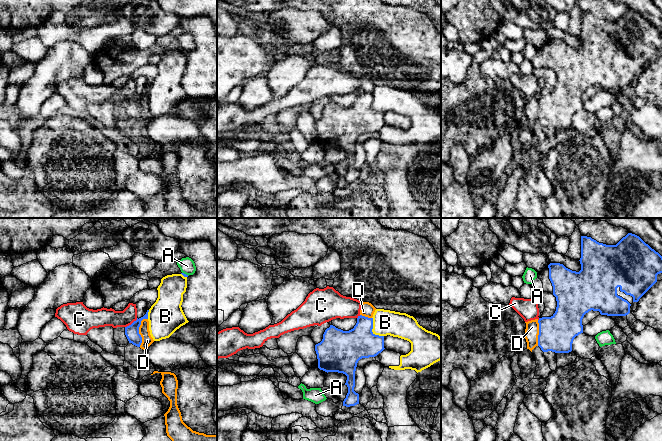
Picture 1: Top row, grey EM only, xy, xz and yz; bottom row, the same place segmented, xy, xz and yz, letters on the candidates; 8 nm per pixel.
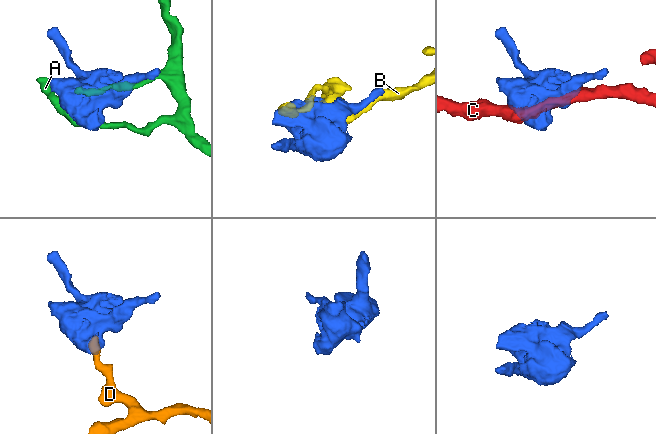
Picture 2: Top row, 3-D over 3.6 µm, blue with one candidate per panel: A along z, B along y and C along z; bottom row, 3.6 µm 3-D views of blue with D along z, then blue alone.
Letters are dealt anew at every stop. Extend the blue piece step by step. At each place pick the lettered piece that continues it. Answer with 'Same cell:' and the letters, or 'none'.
Same cell: none

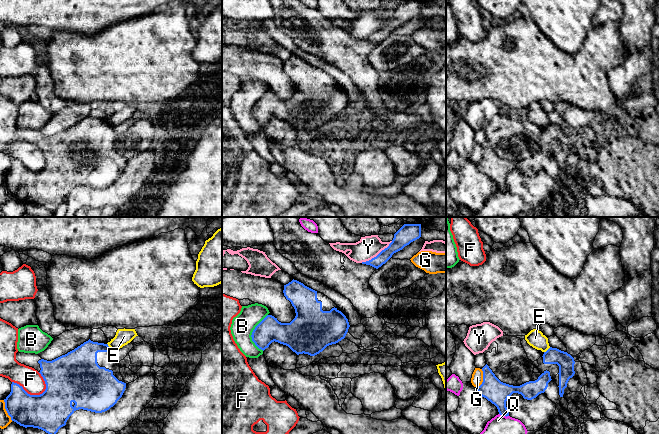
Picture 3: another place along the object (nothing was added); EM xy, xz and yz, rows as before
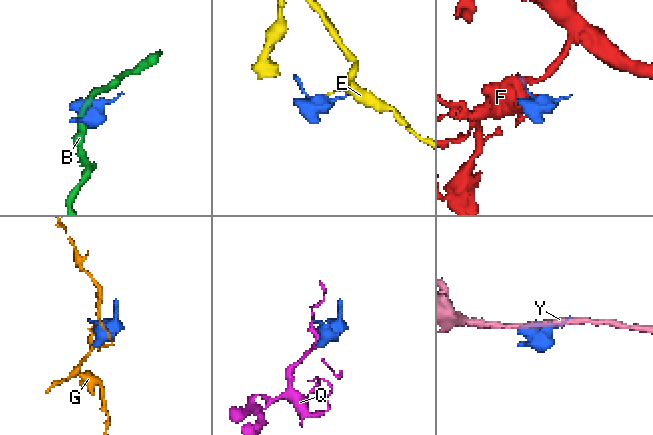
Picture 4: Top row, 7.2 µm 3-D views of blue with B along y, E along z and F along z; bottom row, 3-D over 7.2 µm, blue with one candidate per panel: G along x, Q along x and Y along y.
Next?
Same cell: none

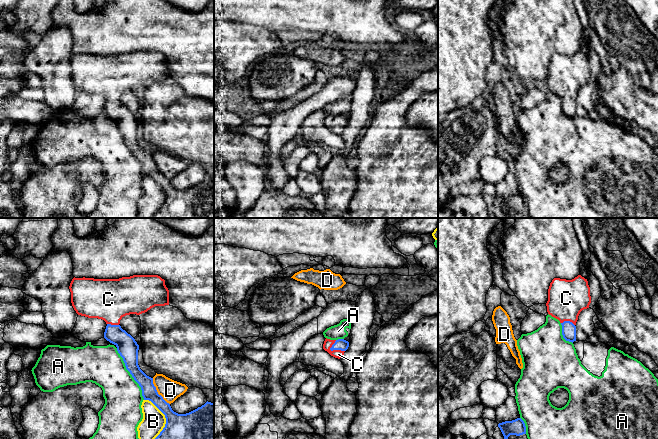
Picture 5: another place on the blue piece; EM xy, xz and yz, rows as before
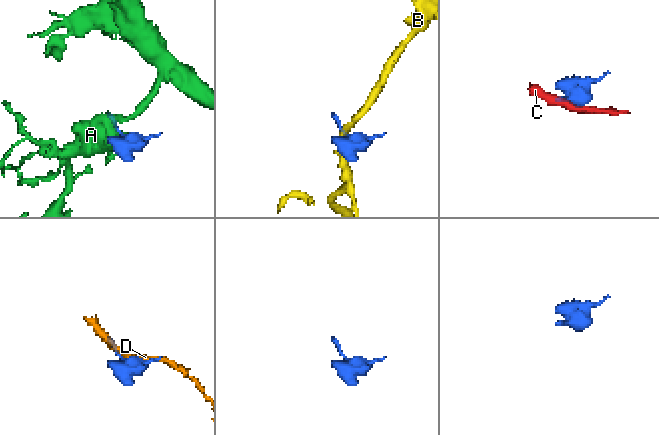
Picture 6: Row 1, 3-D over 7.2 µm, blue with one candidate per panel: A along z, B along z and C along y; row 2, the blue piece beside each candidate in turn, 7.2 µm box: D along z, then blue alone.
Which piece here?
Same cell: C

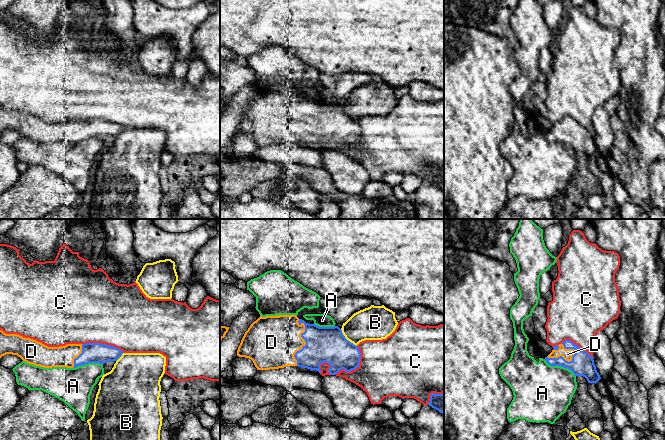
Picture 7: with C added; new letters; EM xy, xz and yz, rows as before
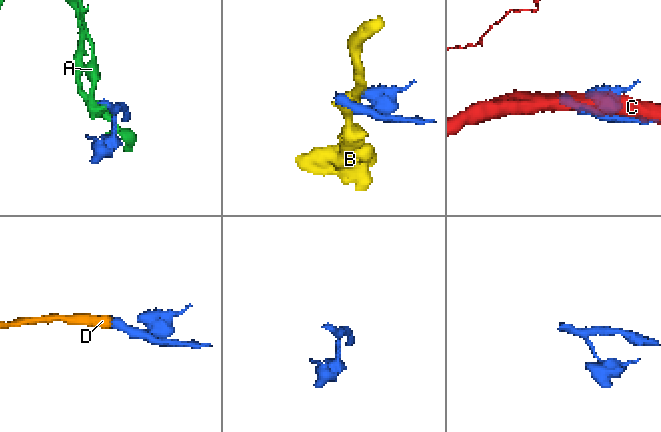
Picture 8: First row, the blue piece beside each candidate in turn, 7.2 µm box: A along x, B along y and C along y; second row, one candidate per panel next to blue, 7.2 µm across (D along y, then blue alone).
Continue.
Same cell: D

